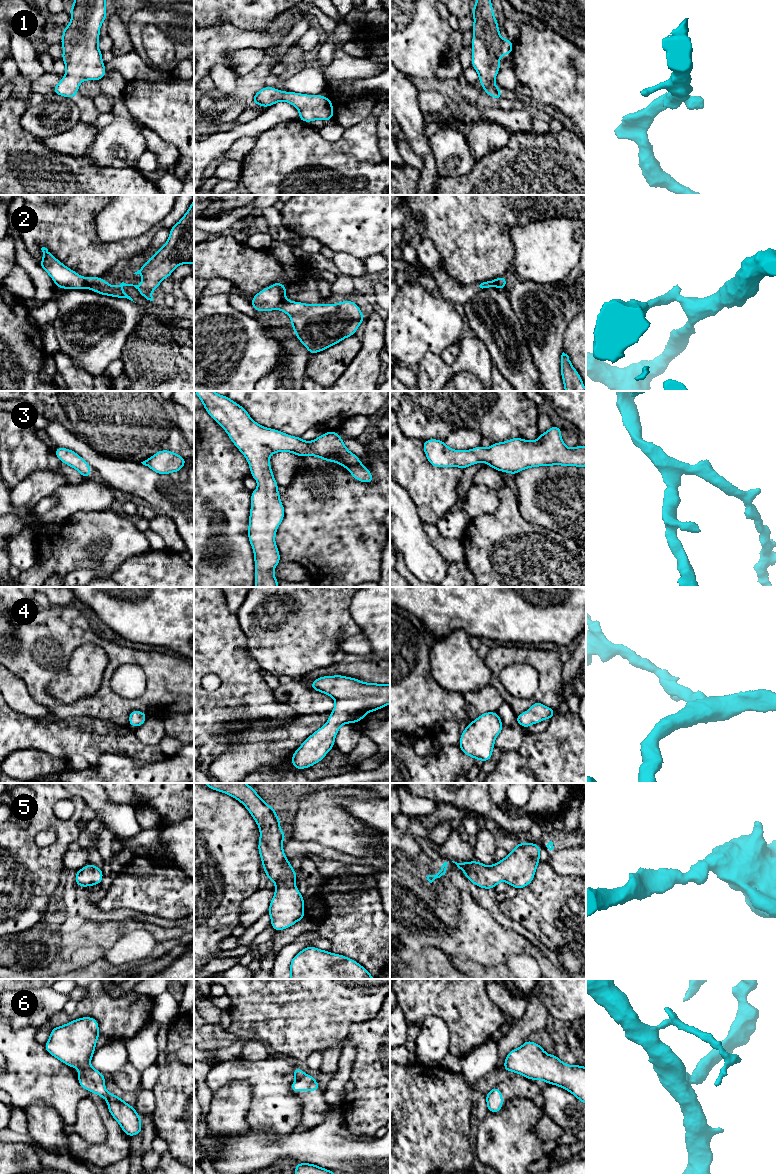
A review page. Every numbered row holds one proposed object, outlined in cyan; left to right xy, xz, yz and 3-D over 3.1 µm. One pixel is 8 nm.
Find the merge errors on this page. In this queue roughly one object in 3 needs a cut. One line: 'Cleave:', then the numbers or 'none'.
Cleave: 2, 6

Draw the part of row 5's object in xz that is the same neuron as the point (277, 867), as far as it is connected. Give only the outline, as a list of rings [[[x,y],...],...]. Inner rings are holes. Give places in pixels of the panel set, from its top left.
[[[204,783],[208,788],[230,795],[241,802],[260,830],[258,851],[265,876],[275,883],[275,894],[268,914],[275,931],[293,926],[305,919],[303,895],[295,886],[297,872],[284,854],[282,842],[286,835],[280,827],[275,809],[267,805],[255,789],[245,783]]]

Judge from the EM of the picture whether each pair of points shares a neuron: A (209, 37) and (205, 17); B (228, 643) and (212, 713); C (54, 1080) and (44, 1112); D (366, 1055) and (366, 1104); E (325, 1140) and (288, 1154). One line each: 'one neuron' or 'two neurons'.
A: two neurons
B: one neuron
C: two neurons
D: one neuron
E: one neuron

